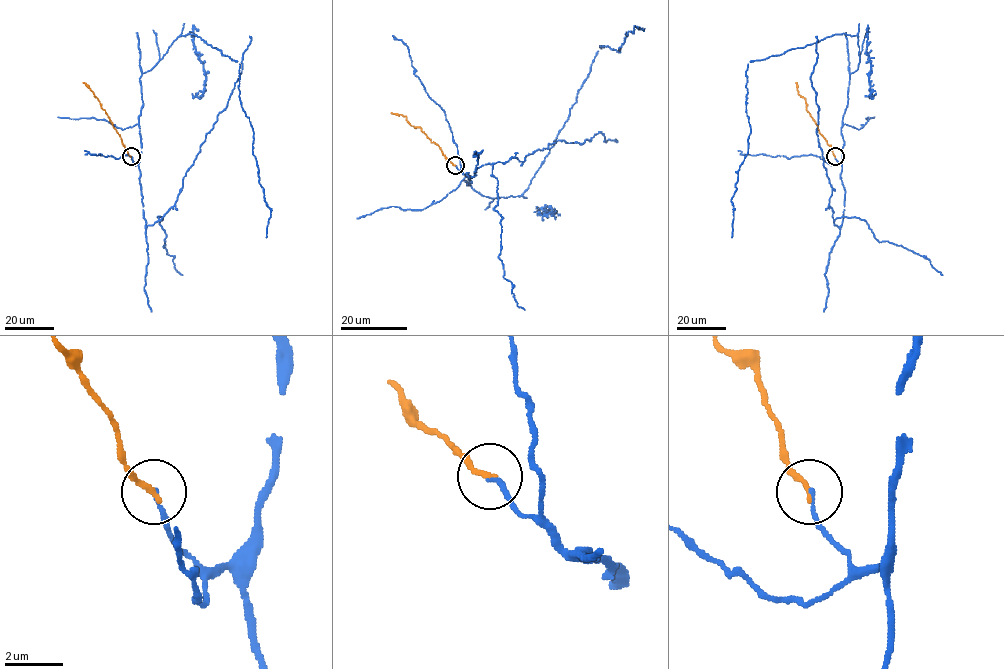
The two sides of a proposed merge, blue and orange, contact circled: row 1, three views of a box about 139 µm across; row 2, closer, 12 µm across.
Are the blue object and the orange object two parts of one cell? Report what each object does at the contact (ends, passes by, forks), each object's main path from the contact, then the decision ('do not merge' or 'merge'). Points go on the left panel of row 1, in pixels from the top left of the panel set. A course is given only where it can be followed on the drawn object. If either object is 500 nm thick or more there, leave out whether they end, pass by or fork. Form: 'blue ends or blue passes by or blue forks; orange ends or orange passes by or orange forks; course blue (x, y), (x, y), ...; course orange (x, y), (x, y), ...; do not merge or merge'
blue ends; orange ends; course blue (130, 156), (141, 154), (140, 77), (195, 34), (240, 65), (266, 237); course orange (130, 156), (98, 99), (83, 82); merge

